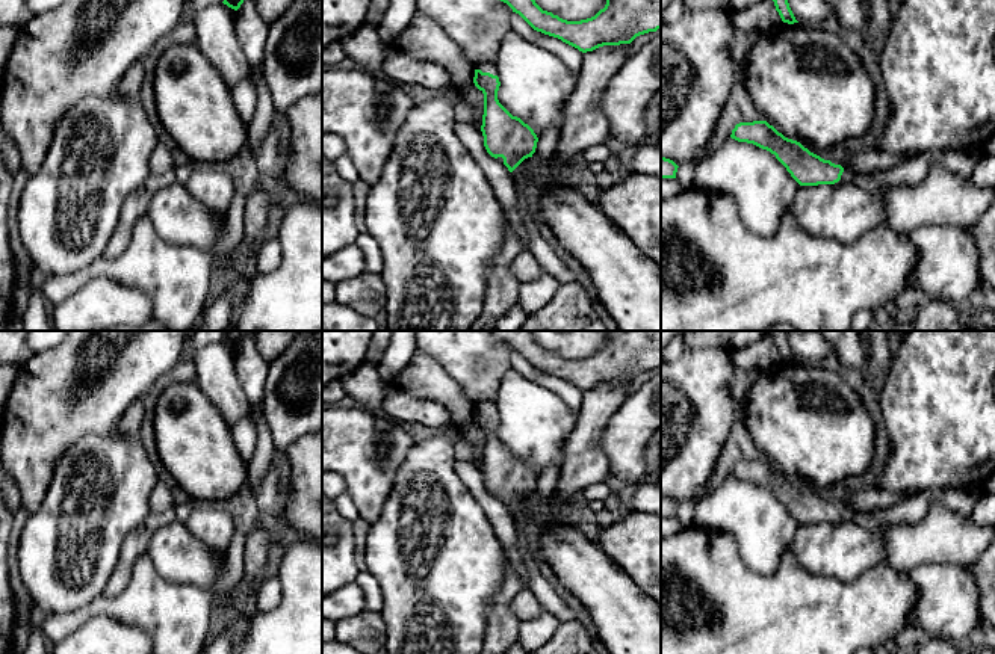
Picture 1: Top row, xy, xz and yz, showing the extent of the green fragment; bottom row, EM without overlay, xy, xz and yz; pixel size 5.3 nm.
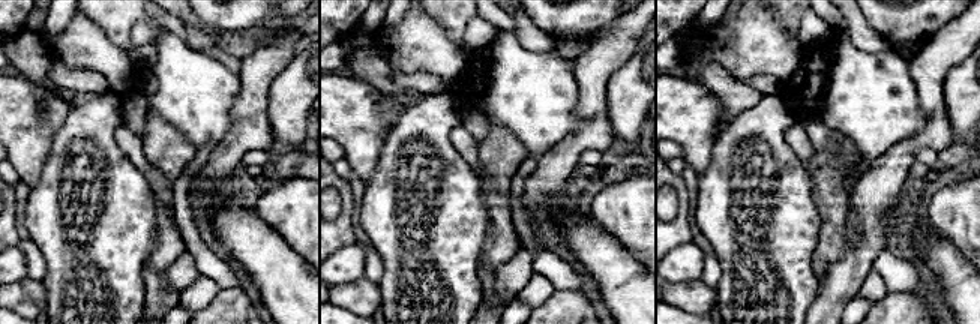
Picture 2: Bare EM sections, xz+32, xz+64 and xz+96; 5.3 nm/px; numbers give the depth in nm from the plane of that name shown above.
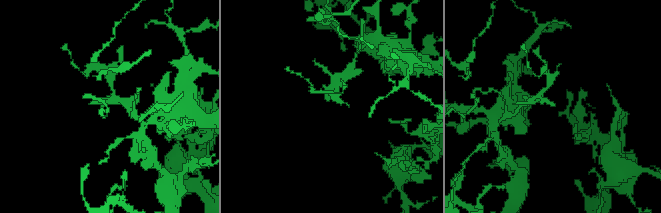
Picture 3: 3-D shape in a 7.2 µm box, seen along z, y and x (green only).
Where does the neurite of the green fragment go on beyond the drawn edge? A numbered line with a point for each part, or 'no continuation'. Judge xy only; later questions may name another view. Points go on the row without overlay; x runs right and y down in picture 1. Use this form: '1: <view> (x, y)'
no continuation

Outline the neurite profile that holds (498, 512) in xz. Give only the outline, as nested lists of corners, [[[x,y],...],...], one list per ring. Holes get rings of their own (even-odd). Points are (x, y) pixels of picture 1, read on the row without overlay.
[[[458,461],[454,470],[488,517],[508,562],[516,569],[523,588],[528,588],[528,571],[519,554],[516,521],[511,511],[502,500],[487,491],[482,470],[472,461]]]

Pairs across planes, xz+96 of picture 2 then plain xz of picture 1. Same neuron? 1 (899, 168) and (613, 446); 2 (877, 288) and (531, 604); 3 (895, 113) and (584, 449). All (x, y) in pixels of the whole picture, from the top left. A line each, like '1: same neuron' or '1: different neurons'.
1: different neurons
2: different neurons
3: different neurons

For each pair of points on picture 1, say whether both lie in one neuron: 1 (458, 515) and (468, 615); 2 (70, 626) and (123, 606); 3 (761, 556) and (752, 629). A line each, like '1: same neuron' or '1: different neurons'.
1: same neuron
2: same neuron
3: different neurons

